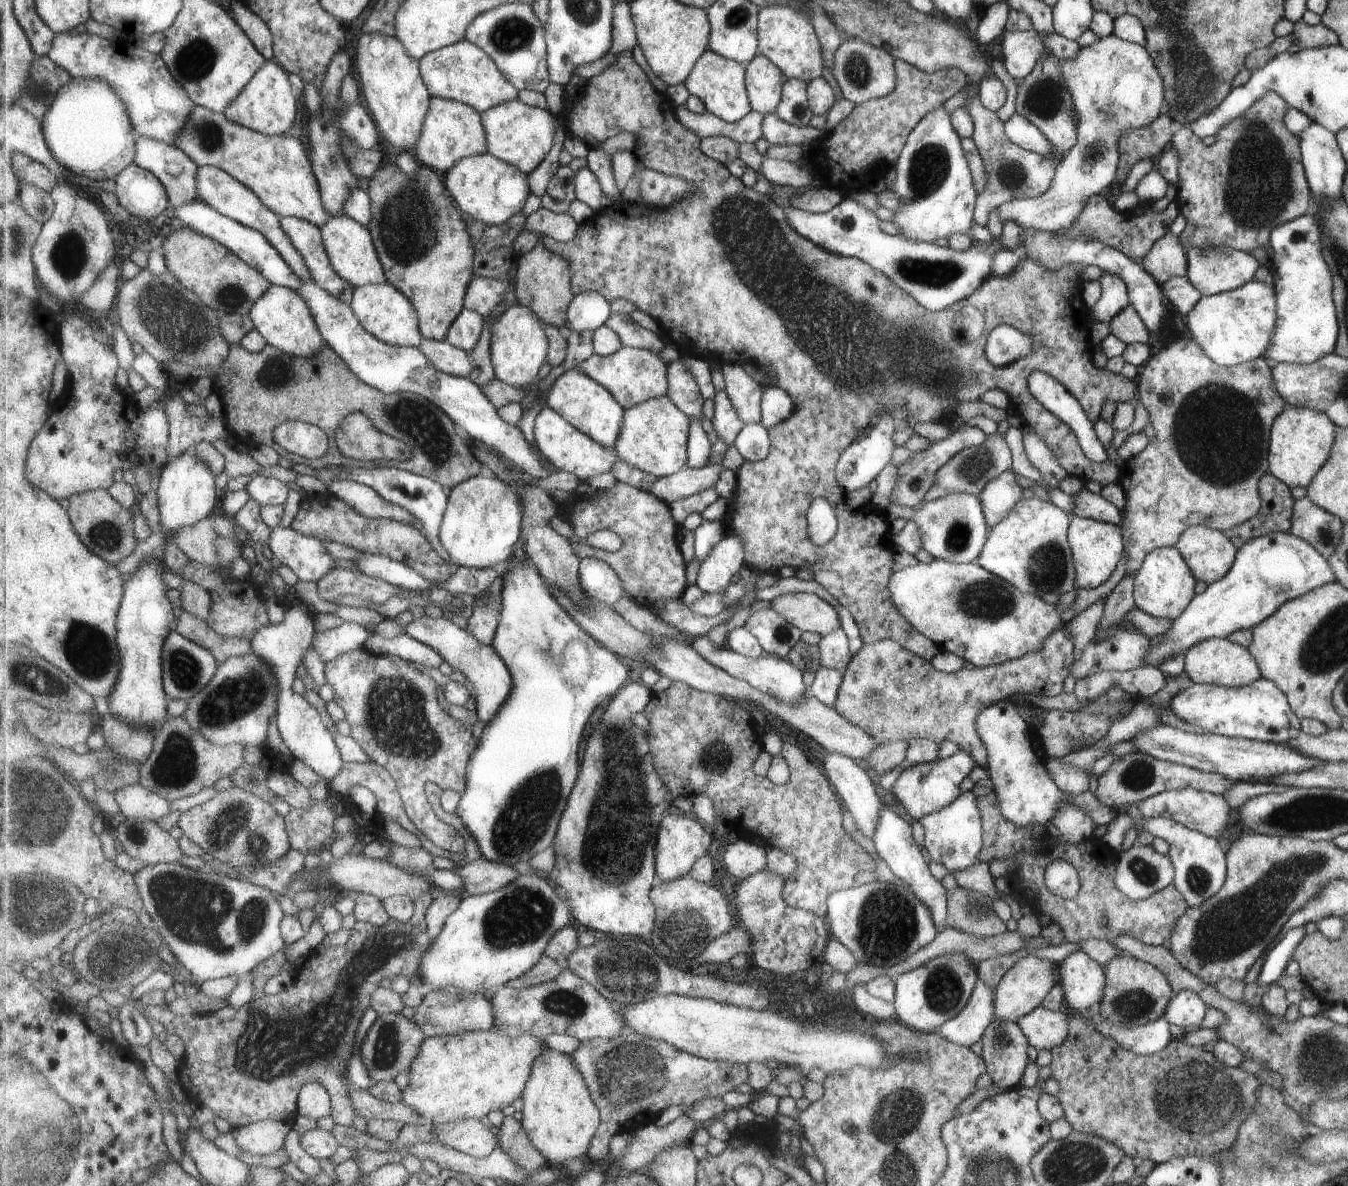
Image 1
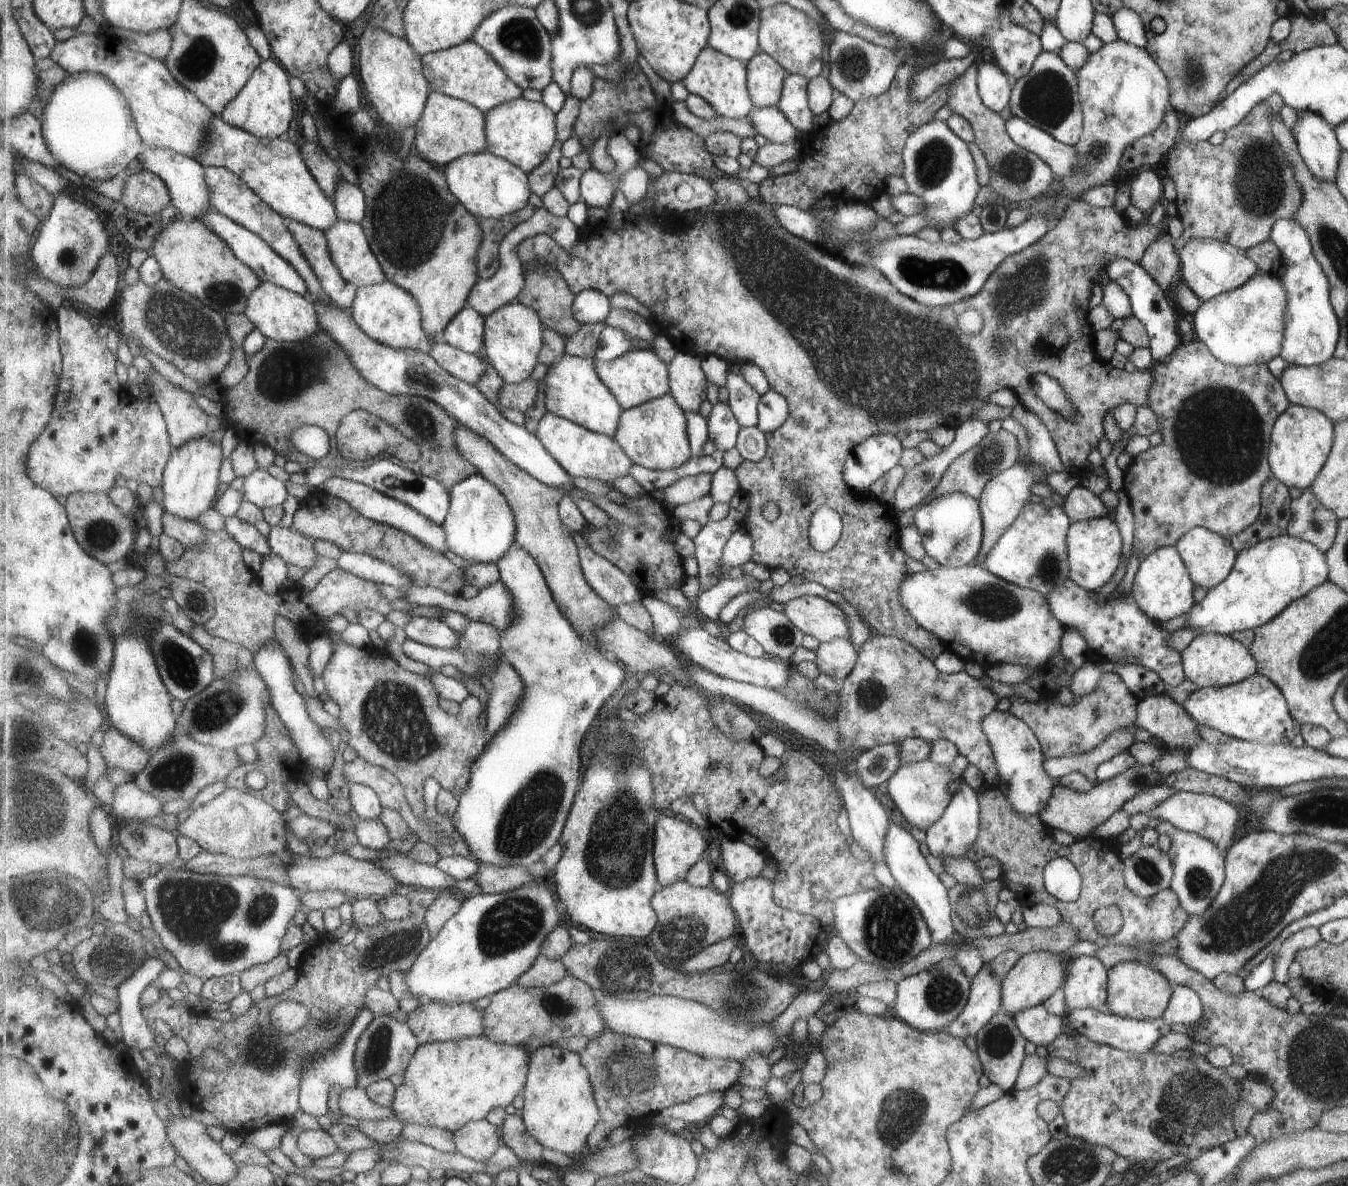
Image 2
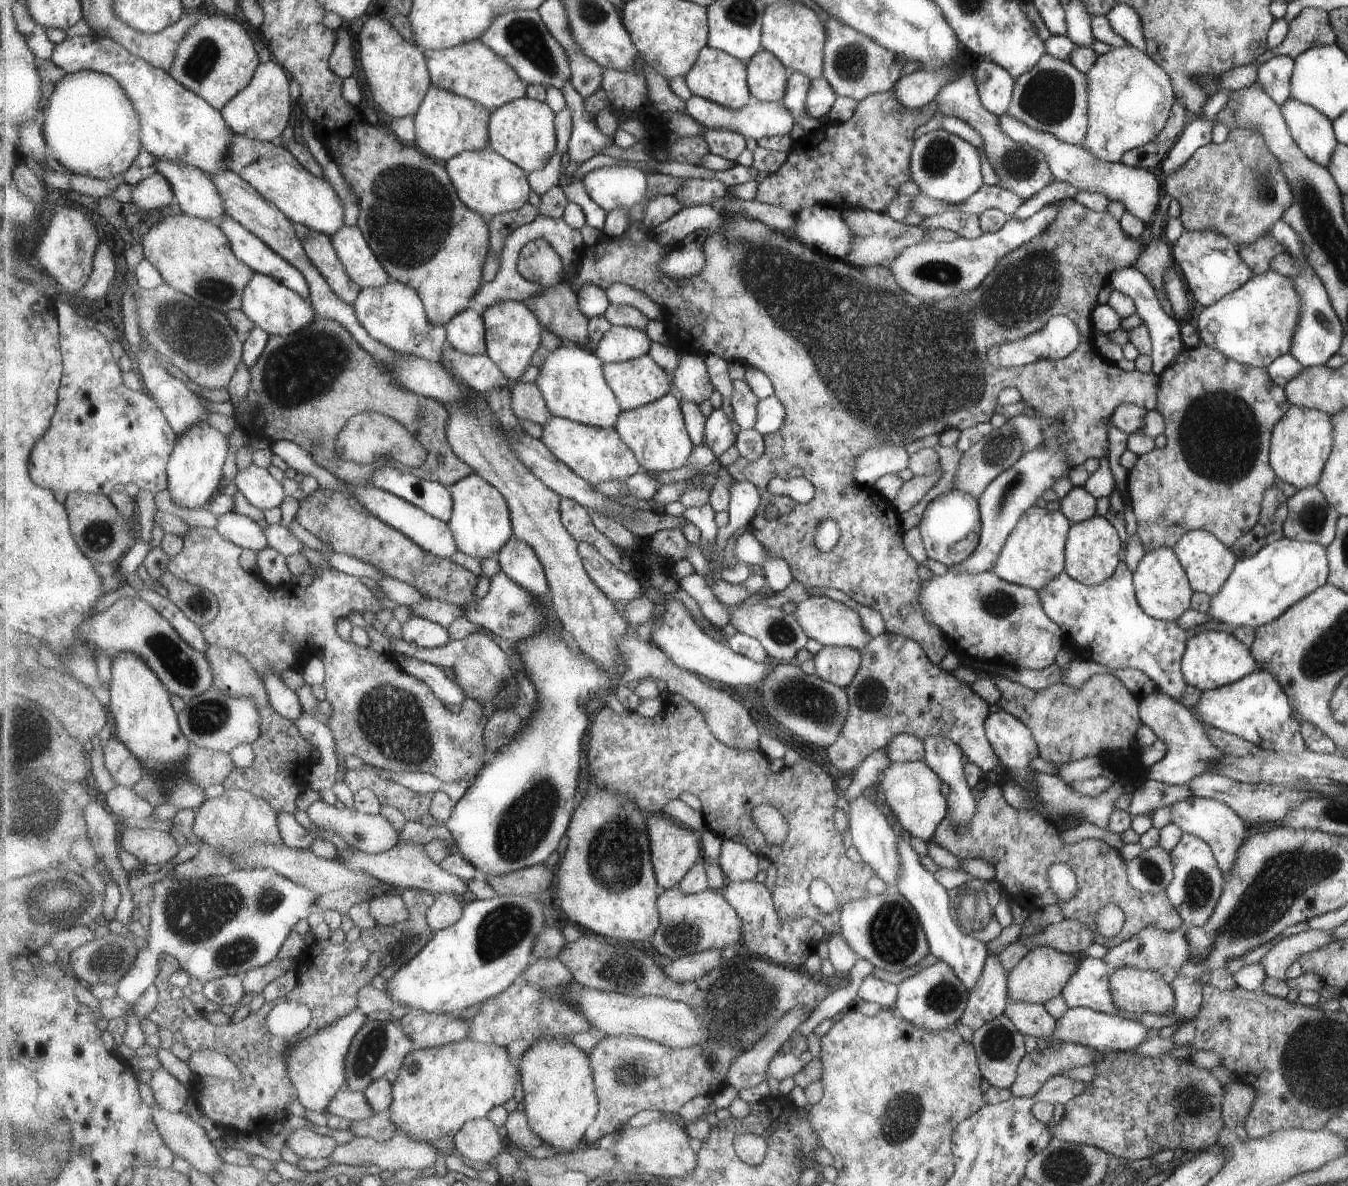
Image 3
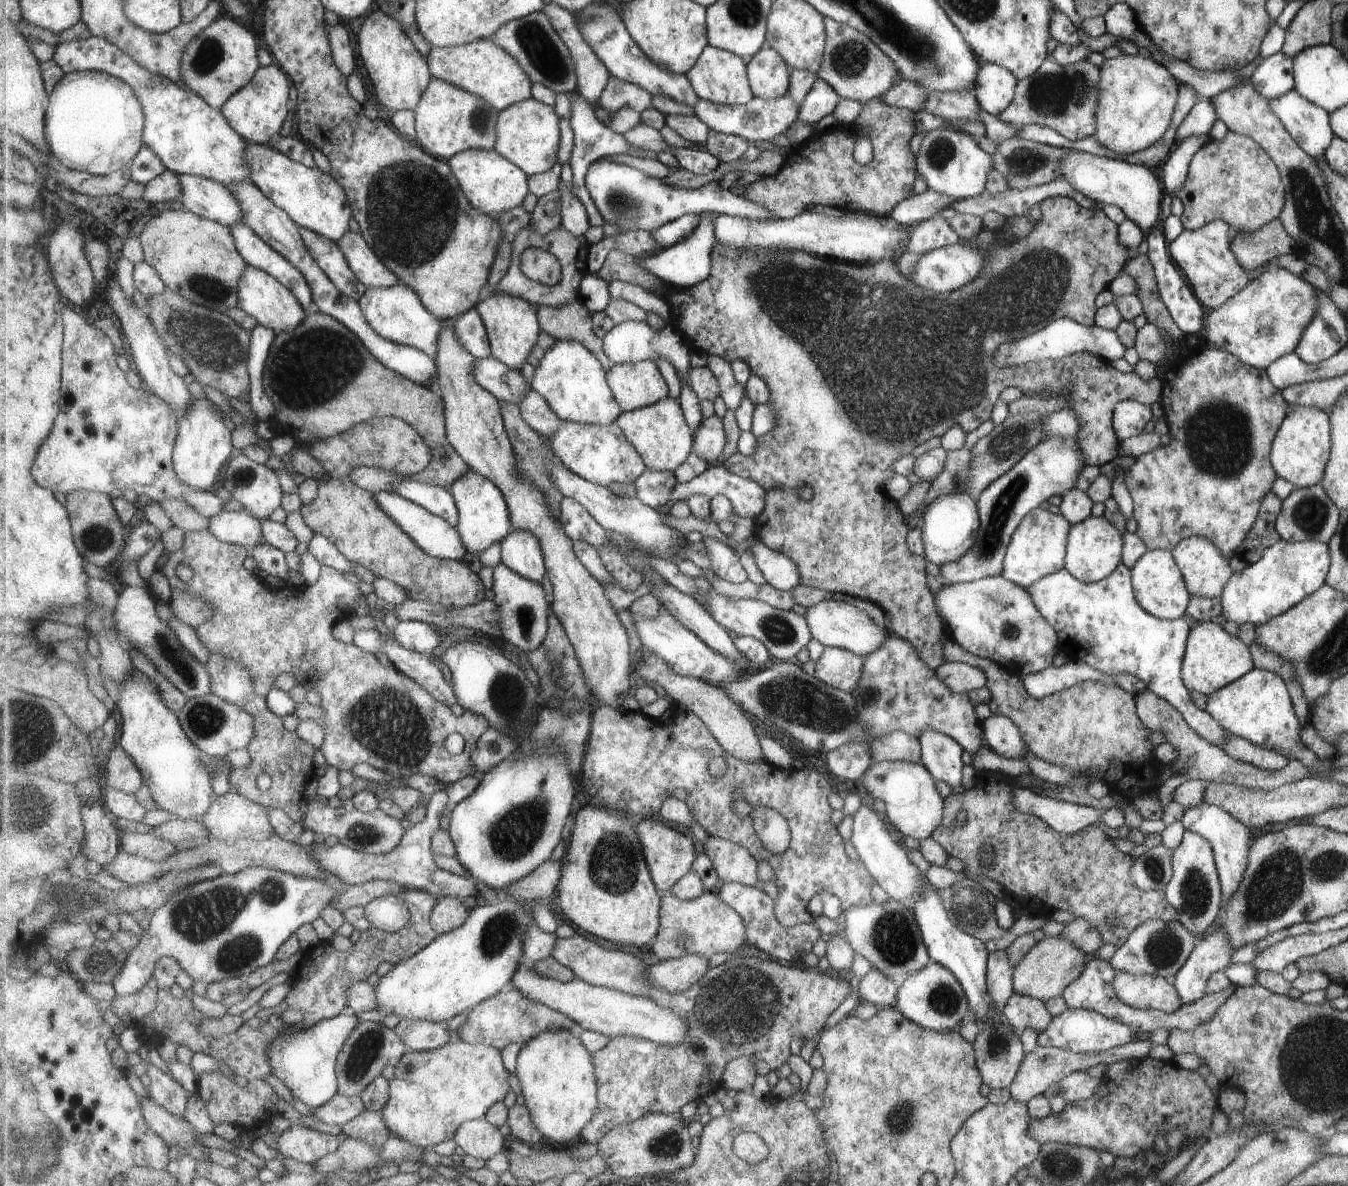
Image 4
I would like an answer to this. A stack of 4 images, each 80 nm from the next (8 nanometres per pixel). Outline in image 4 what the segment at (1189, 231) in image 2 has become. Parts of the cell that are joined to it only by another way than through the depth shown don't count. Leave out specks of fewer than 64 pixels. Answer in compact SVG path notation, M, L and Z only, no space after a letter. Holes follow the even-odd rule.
M1228 130L1220 140L1208 138L1190 158L1183 188L1177 194L1182 202L1180 221L1183 229L1195 230L1213 219L1224 220L1235 233L1250 233L1279 216L1284 206L1285 190L1272 157L1251 137Z

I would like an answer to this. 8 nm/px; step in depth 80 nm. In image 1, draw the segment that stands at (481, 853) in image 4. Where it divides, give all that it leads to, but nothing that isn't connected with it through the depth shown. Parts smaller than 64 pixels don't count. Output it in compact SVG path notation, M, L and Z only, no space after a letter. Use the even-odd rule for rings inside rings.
M511 556L500 568L500 574L504 578L504 587L502 590L502 615L498 632L496 634L493 647L503 657L508 664L509 670L512 672L514 687L513 696L505 702L505 708L501 708L501 716L497 716L497 720L493 720L485 725L483 734L479 739L477 750L472 754L472 759L468 766L468 787L462 793L462 797L457 809L457 814L469 829L471 835L480 846L481 852L486 859L497 861L506 865L517 864L517 862L529 862L535 854L543 852L545 848L549 848L556 840L557 833L560 830L560 820L563 818L565 809L568 807L569 797L572 790L576 787L576 782L580 779L580 768L582 763L579 762L579 748L583 742L583 732L585 726L589 722L589 718L593 716L593 712L597 710L597 706L607 698L607 696L615 696L615 694L627 683L629 678L628 663L625 659L620 658L614 652L599 644L593 636L591 636L584 628L576 623L576 620L569 612L560 604L559 600L553 596L549 584L545 582L544 576L540 573L539 568L531 561L516 561ZM545 776L545 782L543 782ZM519 786L527 786L521 794L519 794Z

